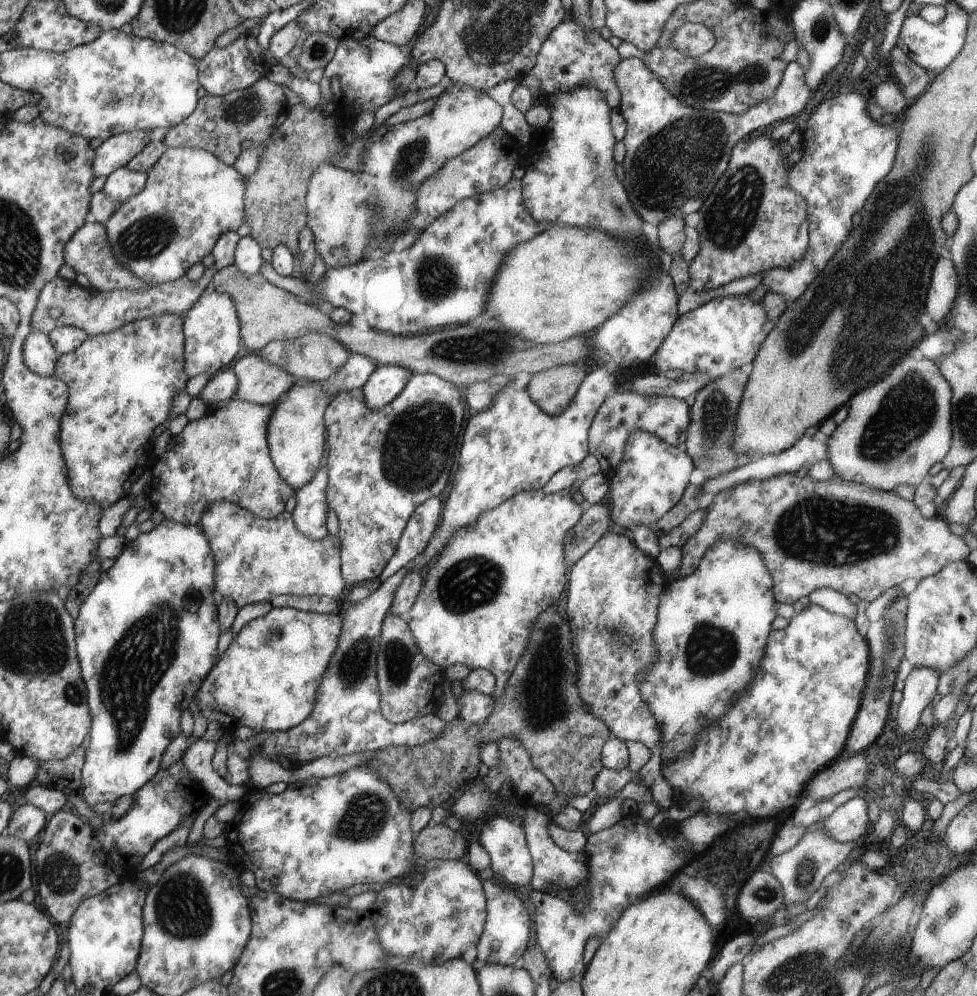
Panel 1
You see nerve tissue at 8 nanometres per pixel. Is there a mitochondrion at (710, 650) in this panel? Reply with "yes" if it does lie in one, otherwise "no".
yes

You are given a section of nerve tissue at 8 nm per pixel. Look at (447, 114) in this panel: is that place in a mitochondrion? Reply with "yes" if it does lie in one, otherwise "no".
no

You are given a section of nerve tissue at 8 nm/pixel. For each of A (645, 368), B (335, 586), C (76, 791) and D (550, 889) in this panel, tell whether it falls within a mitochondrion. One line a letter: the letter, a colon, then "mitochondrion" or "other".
A: other
B: other
C: other
D: other

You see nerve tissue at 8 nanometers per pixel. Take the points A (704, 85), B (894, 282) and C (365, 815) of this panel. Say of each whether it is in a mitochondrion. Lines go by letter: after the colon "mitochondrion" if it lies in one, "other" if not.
A: mitochondrion
B: mitochondrion
C: mitochondrion

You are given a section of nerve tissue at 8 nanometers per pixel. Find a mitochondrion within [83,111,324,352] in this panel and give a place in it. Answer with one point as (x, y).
(148, 236)

